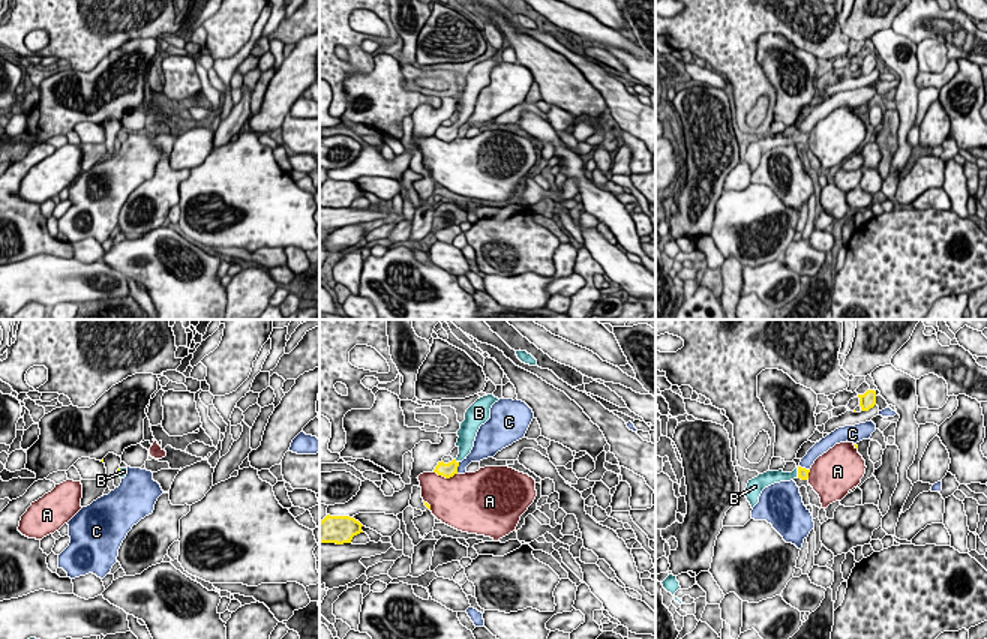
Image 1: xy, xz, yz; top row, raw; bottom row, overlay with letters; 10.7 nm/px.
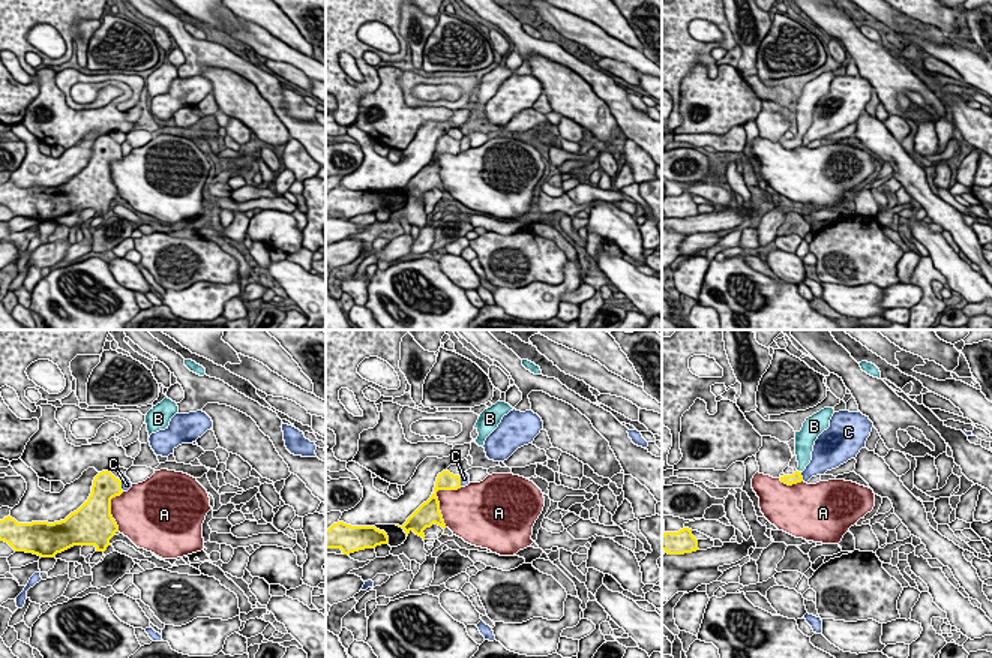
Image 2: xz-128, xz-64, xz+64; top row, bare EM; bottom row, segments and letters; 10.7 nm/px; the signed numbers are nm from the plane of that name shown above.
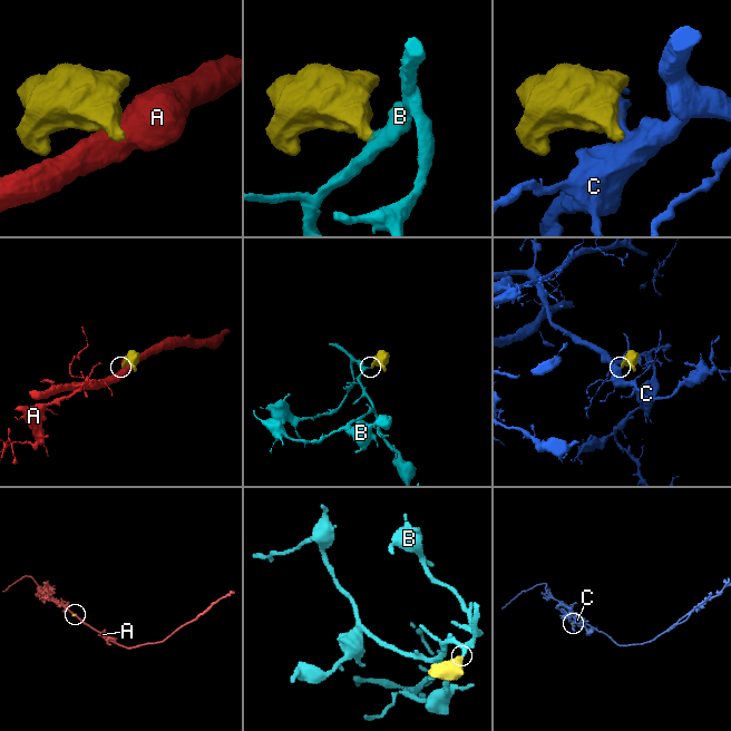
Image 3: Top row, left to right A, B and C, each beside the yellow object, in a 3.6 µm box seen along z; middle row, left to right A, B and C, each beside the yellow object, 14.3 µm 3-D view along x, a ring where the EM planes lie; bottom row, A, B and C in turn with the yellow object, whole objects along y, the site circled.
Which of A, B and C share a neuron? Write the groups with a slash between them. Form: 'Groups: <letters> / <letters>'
Groups: A / B / C

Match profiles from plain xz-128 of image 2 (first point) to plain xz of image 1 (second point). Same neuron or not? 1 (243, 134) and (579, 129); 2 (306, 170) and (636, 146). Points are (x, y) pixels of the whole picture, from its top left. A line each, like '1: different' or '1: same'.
1: different
2: same

